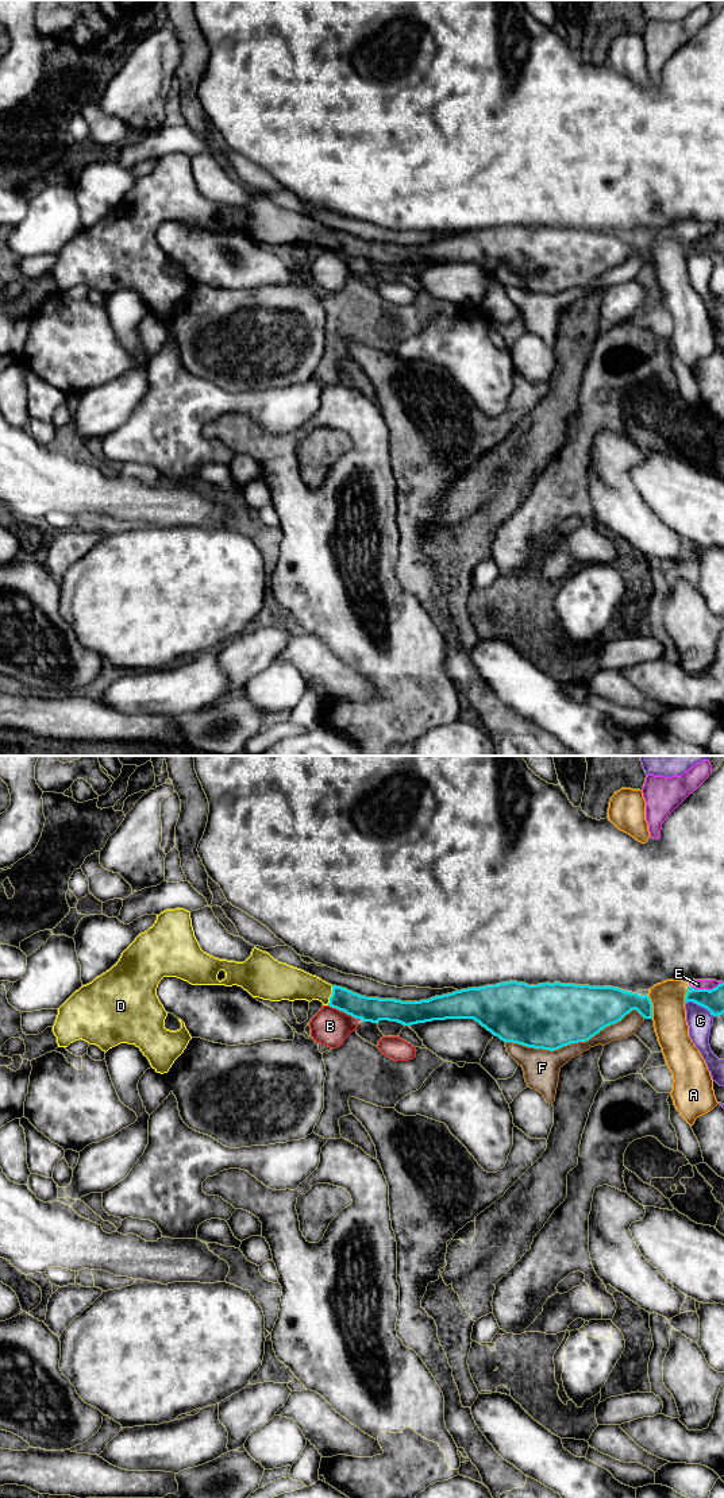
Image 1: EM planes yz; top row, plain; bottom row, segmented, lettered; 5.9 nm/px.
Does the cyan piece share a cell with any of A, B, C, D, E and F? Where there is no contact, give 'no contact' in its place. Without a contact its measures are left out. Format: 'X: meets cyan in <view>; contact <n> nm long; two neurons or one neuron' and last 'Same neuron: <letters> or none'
A: meets cyan in yz; contact 150 nm long; two neurons
B: meets cyan in yz; contact 200 nm long; two neurons
C: meets cyan in yz; contact 200 nm long; two neurons
D: meets cyan in yz; contact 120 nm long; one neuron
E: meets cyan in yz; contact 200 nm long; two neurons
F: meets cyan in yz; contact 850 nm long; two neurons
Same neuron: D

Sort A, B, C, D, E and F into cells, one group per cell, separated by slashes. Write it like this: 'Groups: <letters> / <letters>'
Groups: A / B / C / D / E / F

